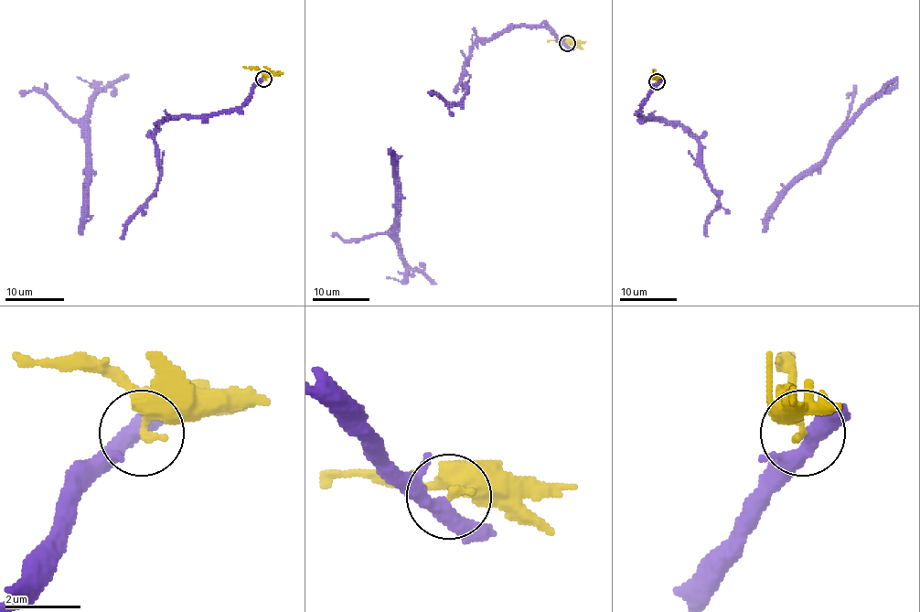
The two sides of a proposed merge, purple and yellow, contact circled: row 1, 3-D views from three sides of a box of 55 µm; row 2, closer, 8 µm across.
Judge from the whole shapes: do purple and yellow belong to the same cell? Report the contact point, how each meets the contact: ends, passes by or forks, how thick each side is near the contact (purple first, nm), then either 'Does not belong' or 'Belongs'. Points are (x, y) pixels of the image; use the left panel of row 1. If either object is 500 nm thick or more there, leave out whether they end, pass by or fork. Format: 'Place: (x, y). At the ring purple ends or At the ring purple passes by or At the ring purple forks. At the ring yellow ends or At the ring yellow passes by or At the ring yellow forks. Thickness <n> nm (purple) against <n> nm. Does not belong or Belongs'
Place: (263, 79). At the ring purple passes by. At the ring yellow ends. Thickness 400 nm (purple) against 400 nm. Does not belong

